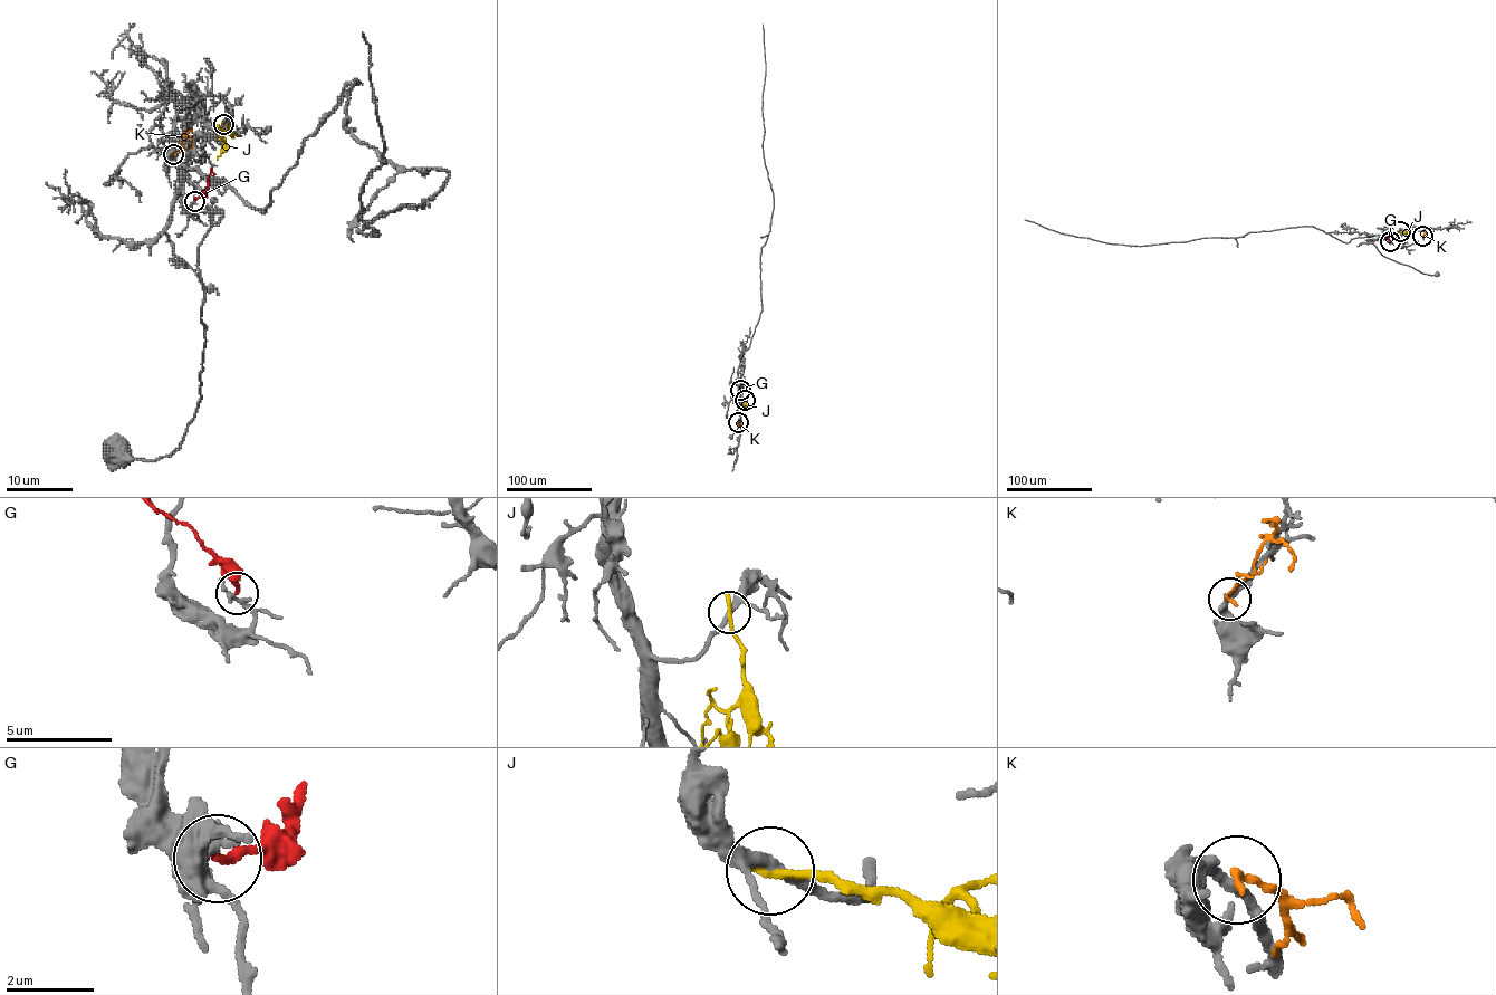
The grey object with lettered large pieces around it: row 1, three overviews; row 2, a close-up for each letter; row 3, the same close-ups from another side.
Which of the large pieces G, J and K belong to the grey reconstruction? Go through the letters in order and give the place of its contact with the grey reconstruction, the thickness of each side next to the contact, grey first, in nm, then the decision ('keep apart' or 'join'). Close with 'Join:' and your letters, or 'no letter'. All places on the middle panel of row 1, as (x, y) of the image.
G: (740, 390) | 280/200 nm | keep apart
J: (745, 400) | 240/240 nm | keep apart
K: (738, 422) | 280/180 nm | keep apart
Join: no letter

